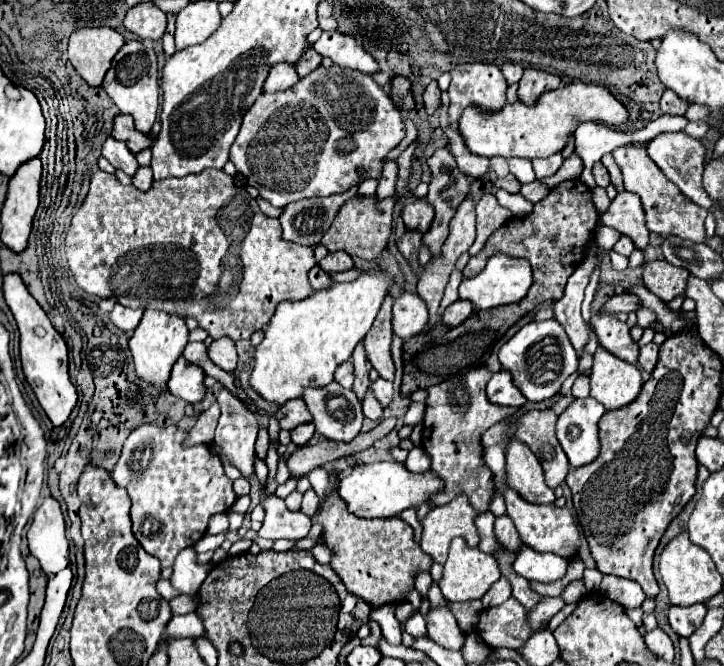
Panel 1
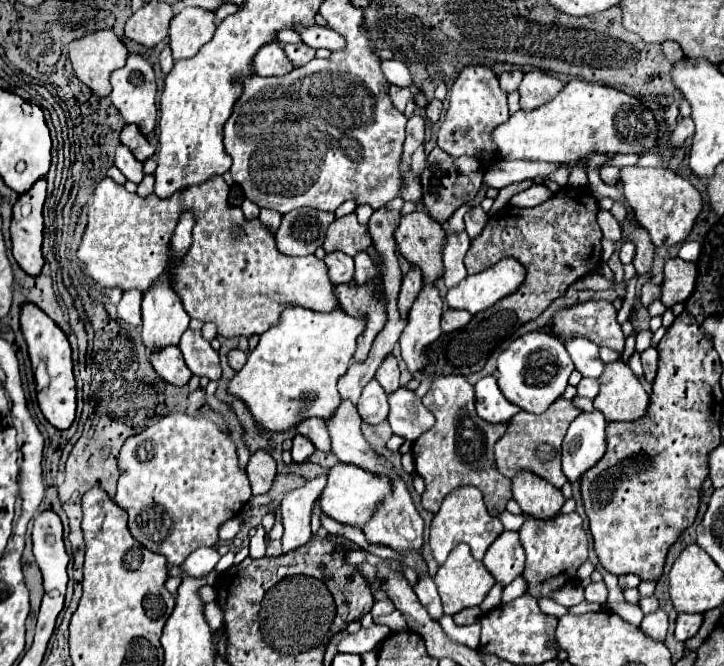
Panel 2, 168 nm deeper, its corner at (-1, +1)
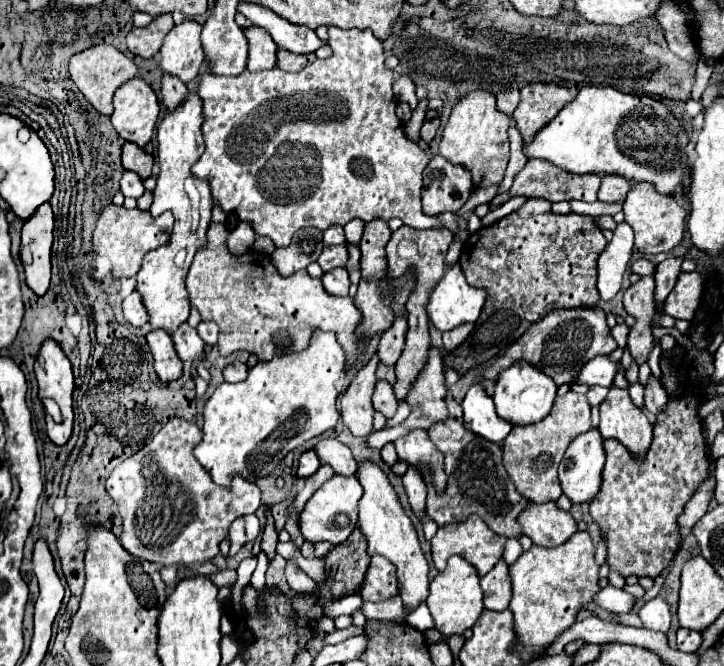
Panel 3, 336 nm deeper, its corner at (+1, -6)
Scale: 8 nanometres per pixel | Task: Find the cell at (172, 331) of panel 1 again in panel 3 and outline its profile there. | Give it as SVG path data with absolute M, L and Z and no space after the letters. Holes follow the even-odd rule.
M189 93L189 99L175 111L167 113L157 129L159 141L159 167L161 173L157 177L157 187L153 191L153 205L149 209L151 217L157 217L165 209L169 209L175 217L175 225L171 237L159 249L149 251L143 257L143 265L137 273L137 291L143 295L145 307L151 315L151 329L177 329L189 317L189 293L185 289L185 277L193 263L195 253L207 245L207 229L211 223L211 189L207 189L205 181L191 177L191 165L199 161L205 151L203 135L203 111L201 101L195 93Z

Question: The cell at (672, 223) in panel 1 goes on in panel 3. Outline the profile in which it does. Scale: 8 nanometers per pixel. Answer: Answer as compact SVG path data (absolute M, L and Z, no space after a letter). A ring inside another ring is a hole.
M633 183L631 193L627 195L627 201L623 205L623 213L625 213L625 221L635 231L635 249L641 255L667 253L673 247L677 247L681 243L681 239L683 239L685 217L687 217L685 207L681 207L681 203L675 197L655 193L653 185Z

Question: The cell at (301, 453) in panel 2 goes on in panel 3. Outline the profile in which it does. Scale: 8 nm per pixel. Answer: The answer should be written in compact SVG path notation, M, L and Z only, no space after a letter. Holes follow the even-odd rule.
M305 451L305 453L301 455L301 459L299 459L297 477L307 479L307 477L311 477L311 475L313 475L313 473L315 473L319 467L321 467L321 463L319 463L317 453L315 453L315 451Z

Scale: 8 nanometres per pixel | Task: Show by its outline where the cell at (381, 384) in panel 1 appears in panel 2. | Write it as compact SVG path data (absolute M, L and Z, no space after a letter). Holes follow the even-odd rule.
M397 388L389 394L389 424L395 434L415 442L433 426L433 422L433 414L425 410L415 392L407 388Z

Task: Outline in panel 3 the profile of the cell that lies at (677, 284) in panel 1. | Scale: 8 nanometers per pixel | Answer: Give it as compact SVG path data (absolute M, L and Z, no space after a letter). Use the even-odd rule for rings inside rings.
M681 273L675 289L665 299L665 313L675 319L693 321L703 299L703 277L693 273Z

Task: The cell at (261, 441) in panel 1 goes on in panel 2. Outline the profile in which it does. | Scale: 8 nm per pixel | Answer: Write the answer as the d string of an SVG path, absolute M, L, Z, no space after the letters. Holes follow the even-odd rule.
M257 450L251 454L251 460L247 464L247 476L251 480L253 494L267 494L275 474L277 474L277 462L267 450Z

